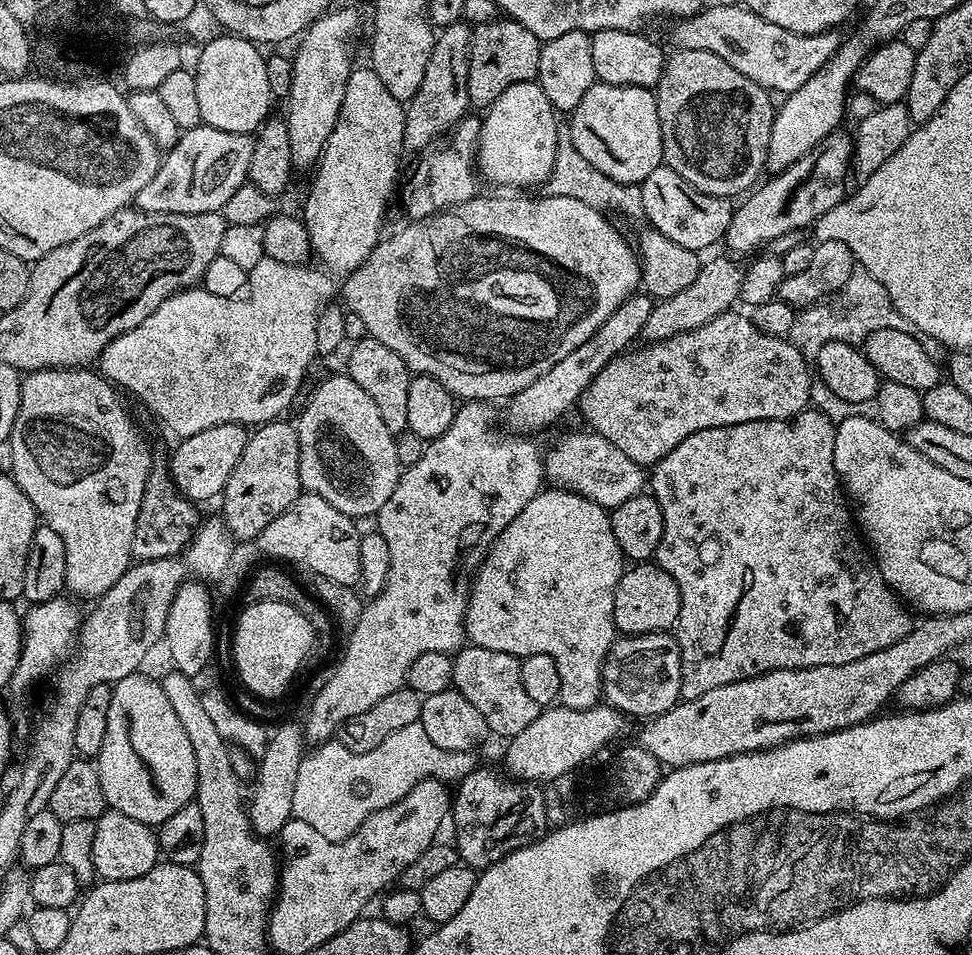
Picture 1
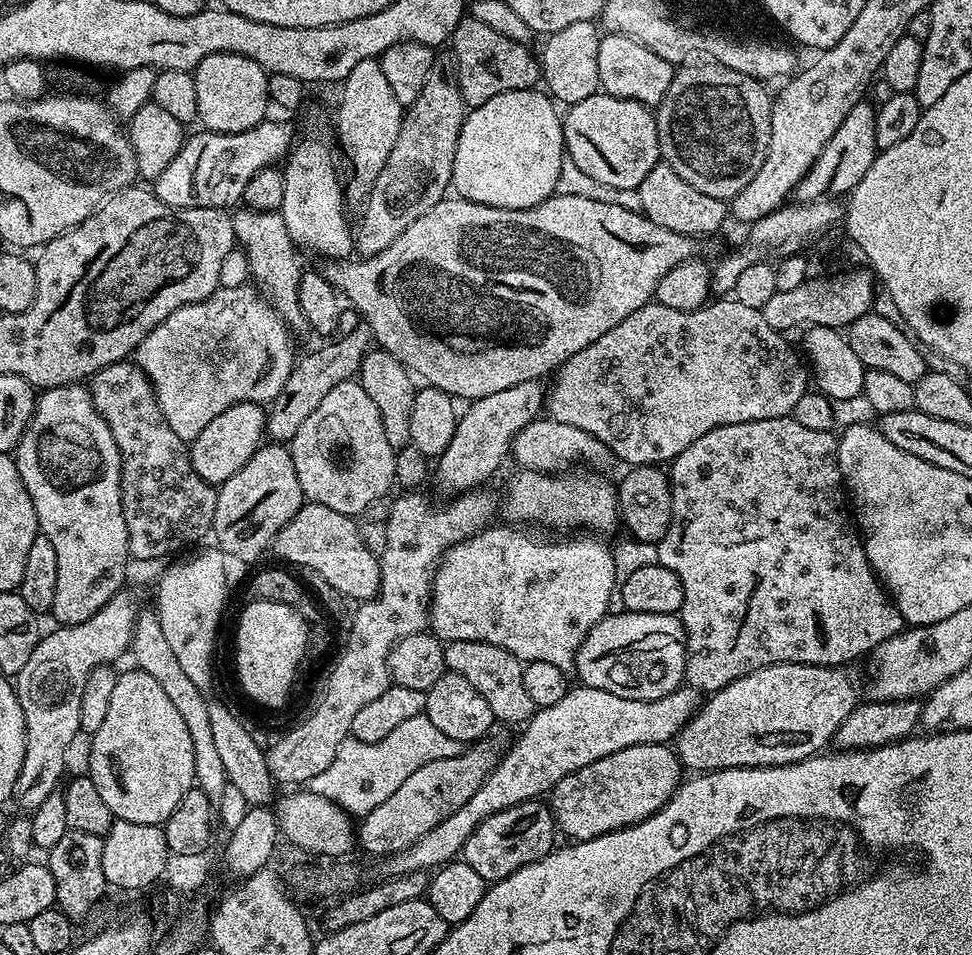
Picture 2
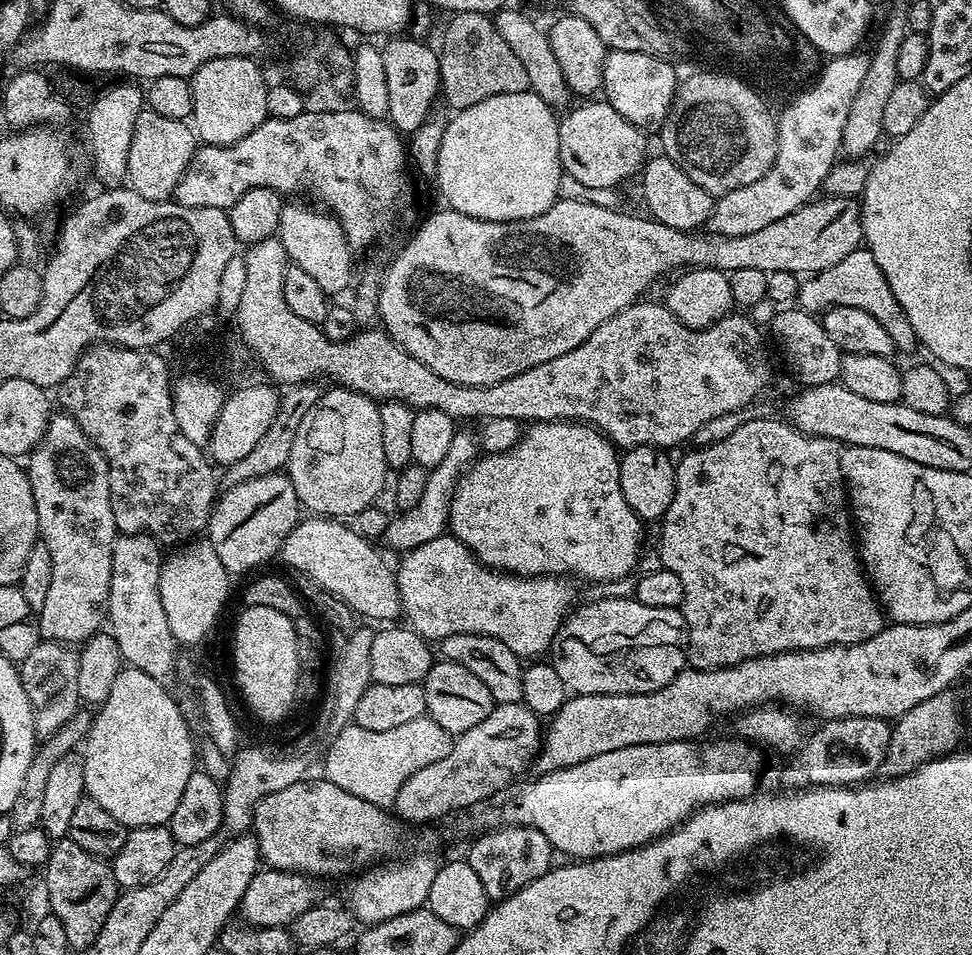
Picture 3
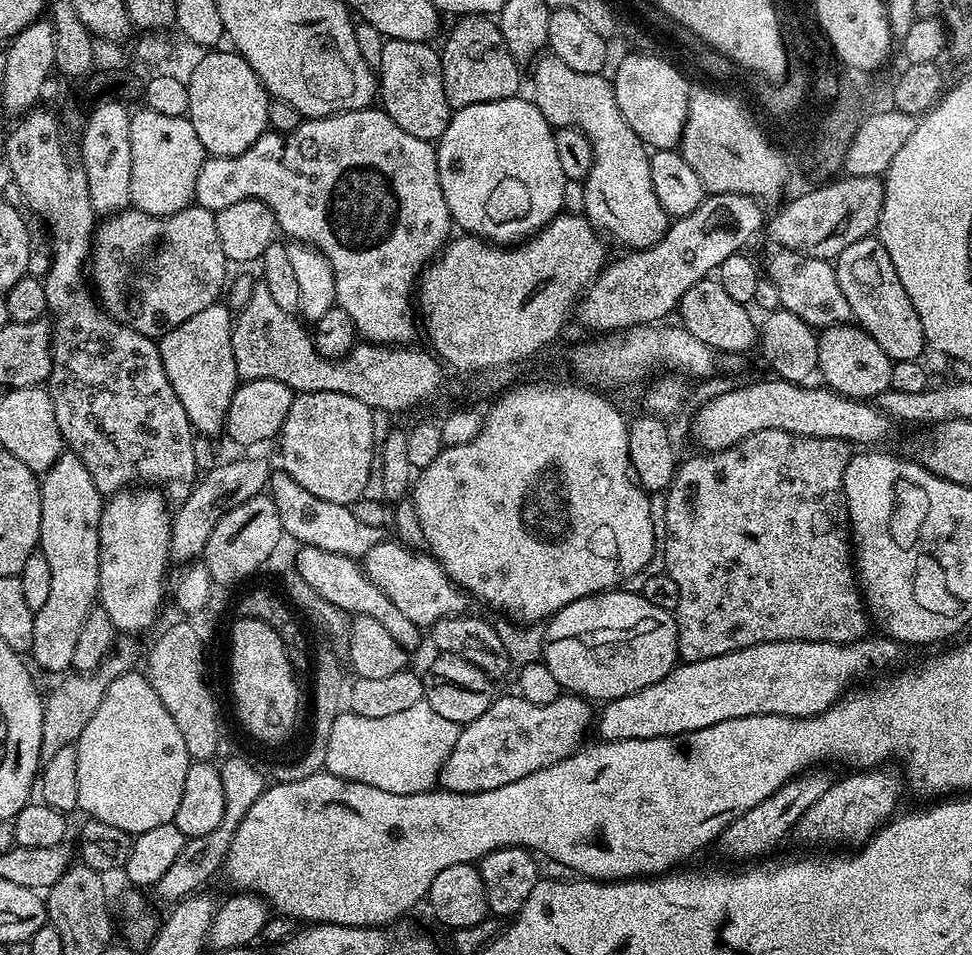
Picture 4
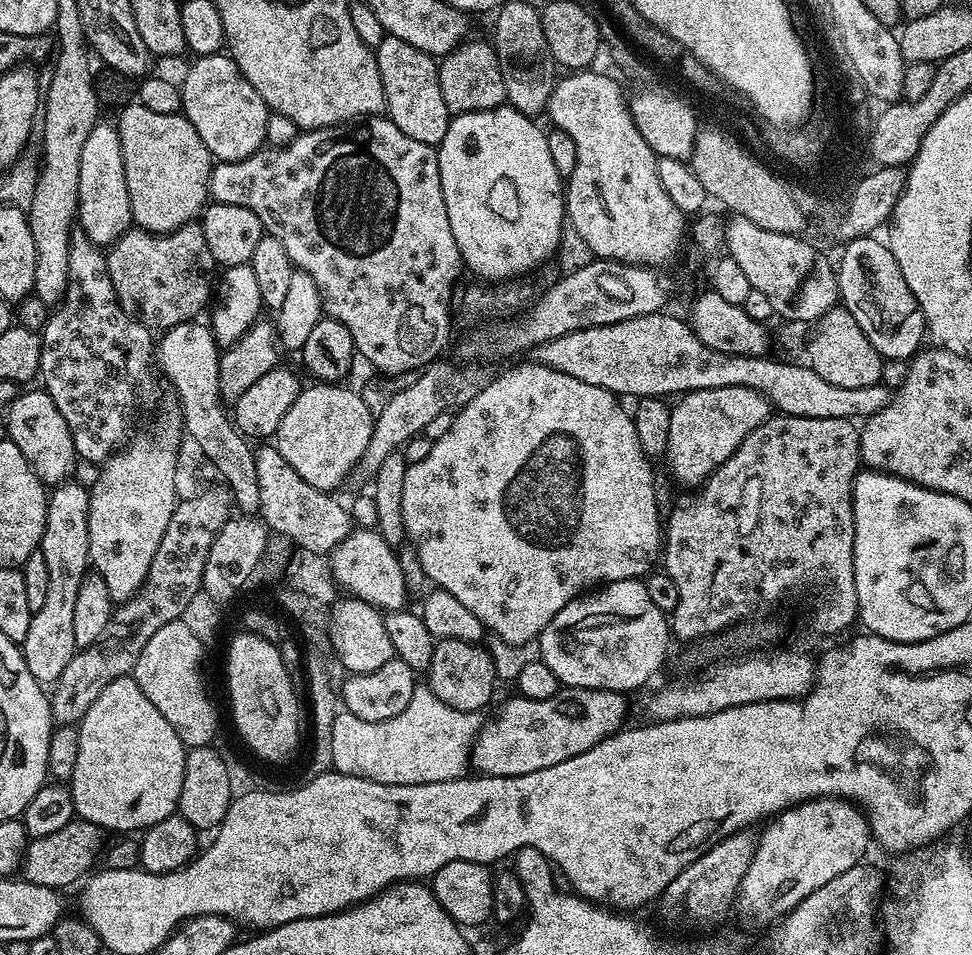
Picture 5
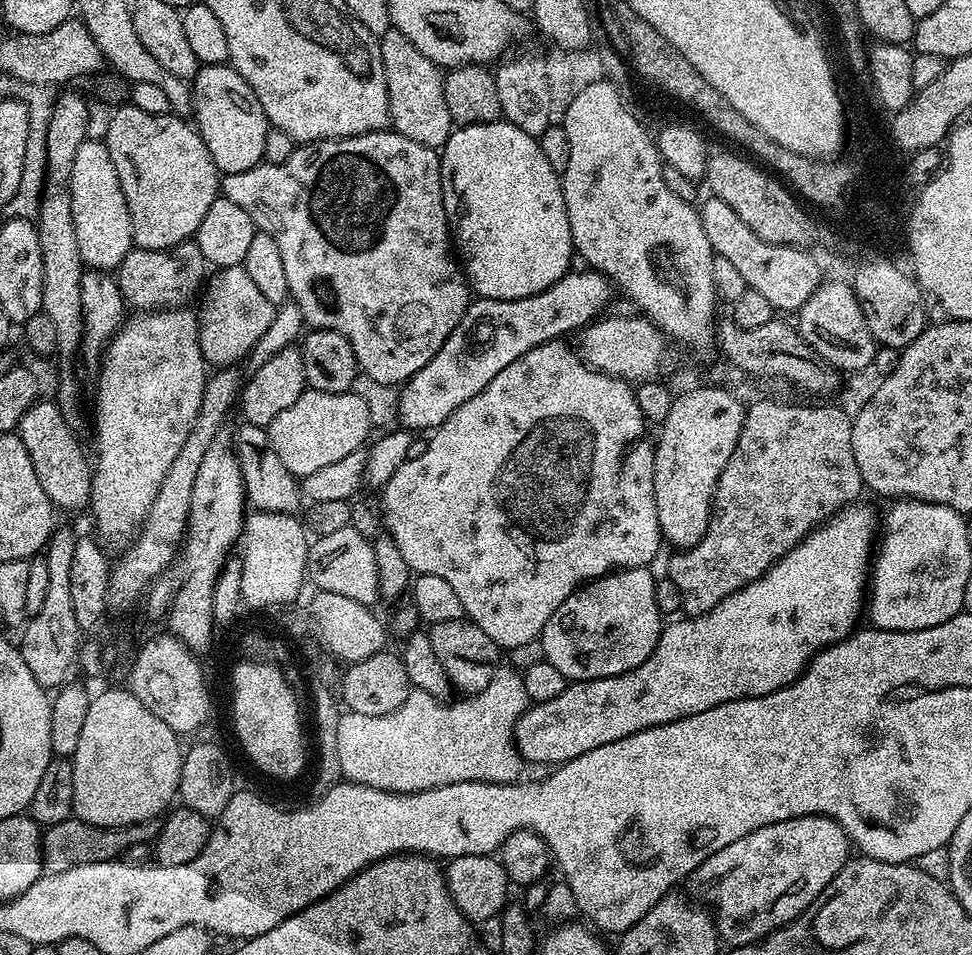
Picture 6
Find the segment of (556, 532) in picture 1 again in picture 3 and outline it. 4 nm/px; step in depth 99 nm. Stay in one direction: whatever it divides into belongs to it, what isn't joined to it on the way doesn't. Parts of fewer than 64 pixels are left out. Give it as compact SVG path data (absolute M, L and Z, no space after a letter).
M451 534L410 549L399 560L395 574L403 615L429 642L442 641L450 634L482 634L498 638L518 657L540 658L551 649L554 634L577 603L576 592L567 579L518 576L490 568Z

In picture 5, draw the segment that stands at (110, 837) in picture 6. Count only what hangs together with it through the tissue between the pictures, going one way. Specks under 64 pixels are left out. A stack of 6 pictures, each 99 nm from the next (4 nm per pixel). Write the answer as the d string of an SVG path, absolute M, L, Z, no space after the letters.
M73 818L66 826L62 826L62 830L54 834L29 839L22 861L23 879L29 880L34 886L46 886L57 890L65 890L64 888L70 887L75 880L83 881L101 859L106 847L104 836L106 837L105 829L97 824Z

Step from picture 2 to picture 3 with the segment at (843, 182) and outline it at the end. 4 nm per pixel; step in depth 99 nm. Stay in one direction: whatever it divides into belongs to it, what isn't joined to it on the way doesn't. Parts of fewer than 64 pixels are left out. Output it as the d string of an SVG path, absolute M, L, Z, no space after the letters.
M903 7L896 8L884 20L884 29L876 42L876 49L871 49L866 78L862 78L862 86L858 89L853 104L850 106L850 115L846 118L846 130L842 130L842 152L848 158L864 158L864 155L875 146L884 136L882 114L886 111L886 102L894 86L901 81L898 74L898 46L908 36L908 14Z

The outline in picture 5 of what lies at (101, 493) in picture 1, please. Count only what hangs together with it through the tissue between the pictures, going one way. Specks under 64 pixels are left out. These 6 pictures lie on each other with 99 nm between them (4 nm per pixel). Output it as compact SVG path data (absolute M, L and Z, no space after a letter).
M65 482L51 489L46 510L46 530L40 539L39 552L46 558L49 572L46 599L42 610L32 613L30 630L22 645L24 661L30 666L30 674L42 686L55 685L56 680L66 670L66 662L76 655L74 642L74 602L78 598L78 586L90 571L88 551L88 494L89 489L80 484Z

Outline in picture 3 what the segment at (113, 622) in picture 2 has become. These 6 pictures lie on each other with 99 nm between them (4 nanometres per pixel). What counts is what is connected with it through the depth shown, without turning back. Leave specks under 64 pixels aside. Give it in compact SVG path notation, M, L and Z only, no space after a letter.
M41 639L30 658L19 661L22 686L30 698L37 737L47 738L75 716L82 701L78 694L78 652L75 647Z

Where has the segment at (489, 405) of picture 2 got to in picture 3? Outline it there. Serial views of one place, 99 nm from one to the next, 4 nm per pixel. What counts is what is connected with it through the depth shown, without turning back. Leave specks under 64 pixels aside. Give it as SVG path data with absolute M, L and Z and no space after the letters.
M457 430L454 434L454 442L450 442L450 450L446 458L437 468L431 469L426 482L426 490L422 490L422 498L418 506L410 506L397 511L391 517L382 537L382 544L385 549L393 548L396 554L409 552L412 548L422 546L426 542L434 542L434 538L445 535L448 528L448 511L452 505L452 496L456 492L456 485L460 477L476 463L478 459L478 436L475 431L464 432Z

